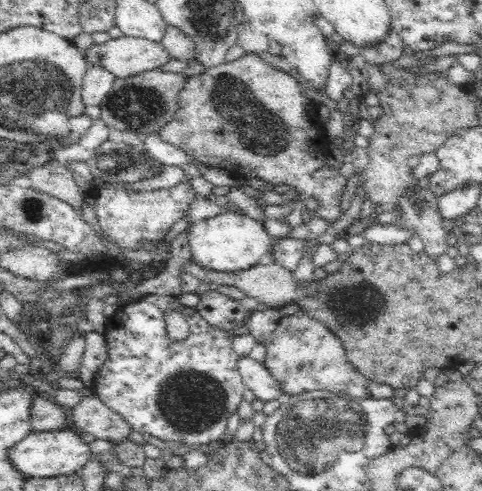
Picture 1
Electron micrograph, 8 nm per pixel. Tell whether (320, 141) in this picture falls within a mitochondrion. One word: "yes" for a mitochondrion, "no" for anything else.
no

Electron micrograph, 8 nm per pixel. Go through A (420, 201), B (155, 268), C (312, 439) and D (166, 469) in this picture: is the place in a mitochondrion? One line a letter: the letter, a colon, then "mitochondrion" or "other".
A: mitochondrion
B: other
C: mitochondrion
D: other

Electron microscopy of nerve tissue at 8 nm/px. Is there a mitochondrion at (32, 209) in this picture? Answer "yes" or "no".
yes

